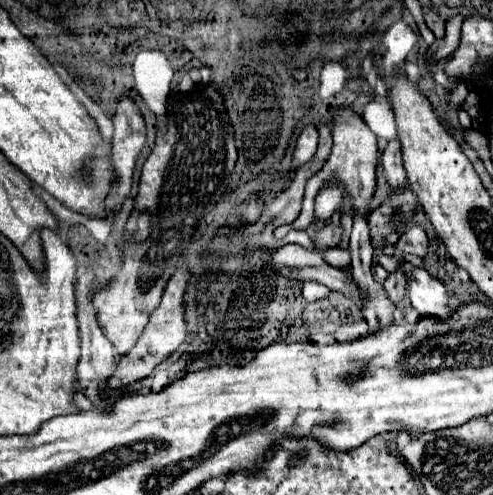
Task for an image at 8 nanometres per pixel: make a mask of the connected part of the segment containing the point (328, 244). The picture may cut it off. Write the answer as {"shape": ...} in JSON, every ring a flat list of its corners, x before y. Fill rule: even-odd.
{"shape":[[329,223,317,231,313,245,315,245,315,249,333,249,333,247,339,247,341,237,343,237,343,227]]}

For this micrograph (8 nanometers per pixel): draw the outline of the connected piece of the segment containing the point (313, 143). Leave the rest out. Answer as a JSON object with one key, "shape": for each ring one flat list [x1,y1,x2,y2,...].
{"shape":[[307,127,301,133,299,141,297,141,297,151,293,153,293,167,297,169,299,165,311,161,315,151,317,151,317,129,315,127]]}

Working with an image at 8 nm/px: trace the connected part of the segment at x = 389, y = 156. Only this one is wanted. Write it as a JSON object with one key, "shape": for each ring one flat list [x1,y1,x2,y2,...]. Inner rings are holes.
{"shape":[[391,139,387,143,387,147,383,149,383,155,381,155,381,165,383,165,385,177,391,185,391,189,407,187,407,175,405,175,405,167,403,167,399,139]]}

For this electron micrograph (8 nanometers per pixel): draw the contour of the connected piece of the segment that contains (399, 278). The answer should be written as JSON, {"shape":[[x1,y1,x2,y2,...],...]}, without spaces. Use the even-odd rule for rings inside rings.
{"shape":[[401,269,389,273,389,277,385,279,383,283,385,291,387,291,387,297,393,301,393,303,399,303,405,295,405,287,407,287,407,281,405,281,405,273,401,273]]}

